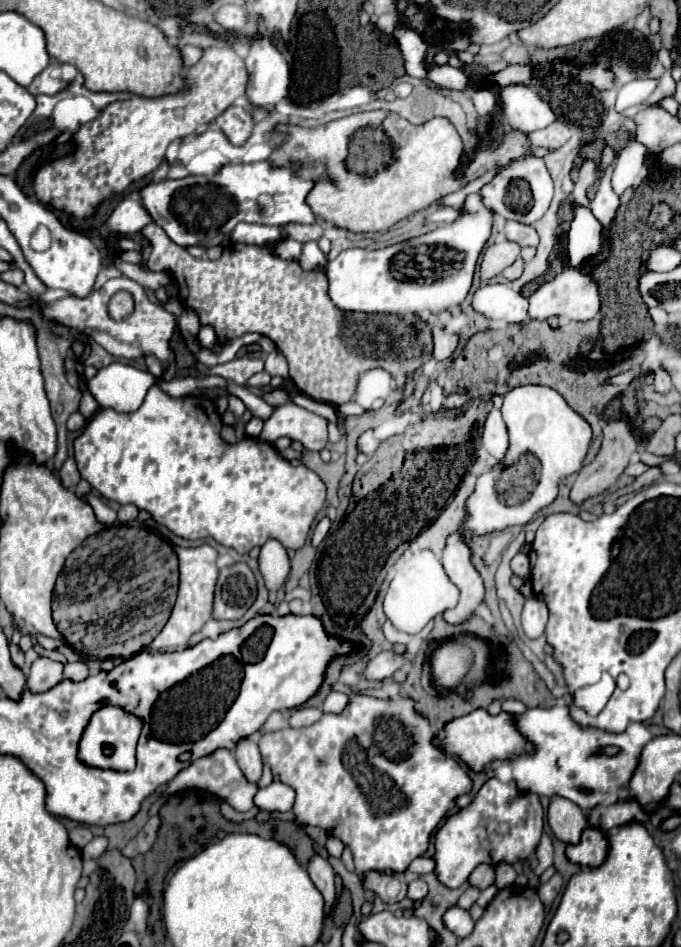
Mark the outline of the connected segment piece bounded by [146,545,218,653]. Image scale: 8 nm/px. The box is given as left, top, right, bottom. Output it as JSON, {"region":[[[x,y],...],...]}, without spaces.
{"region":[[[210,545],[200,547],[176,547],[176,555],[180,559],[180,589],[178,599],[172,609],[172,615],[166,627],[158,633],[158,637],[146,647],[148,653],[152,651],[182,651],[188,647],[188,641],[194,633],[202,629],[202,625],[212,617],[212,599],[214,599],[214,585],[218,579],[216,567],[216,551]]]}

